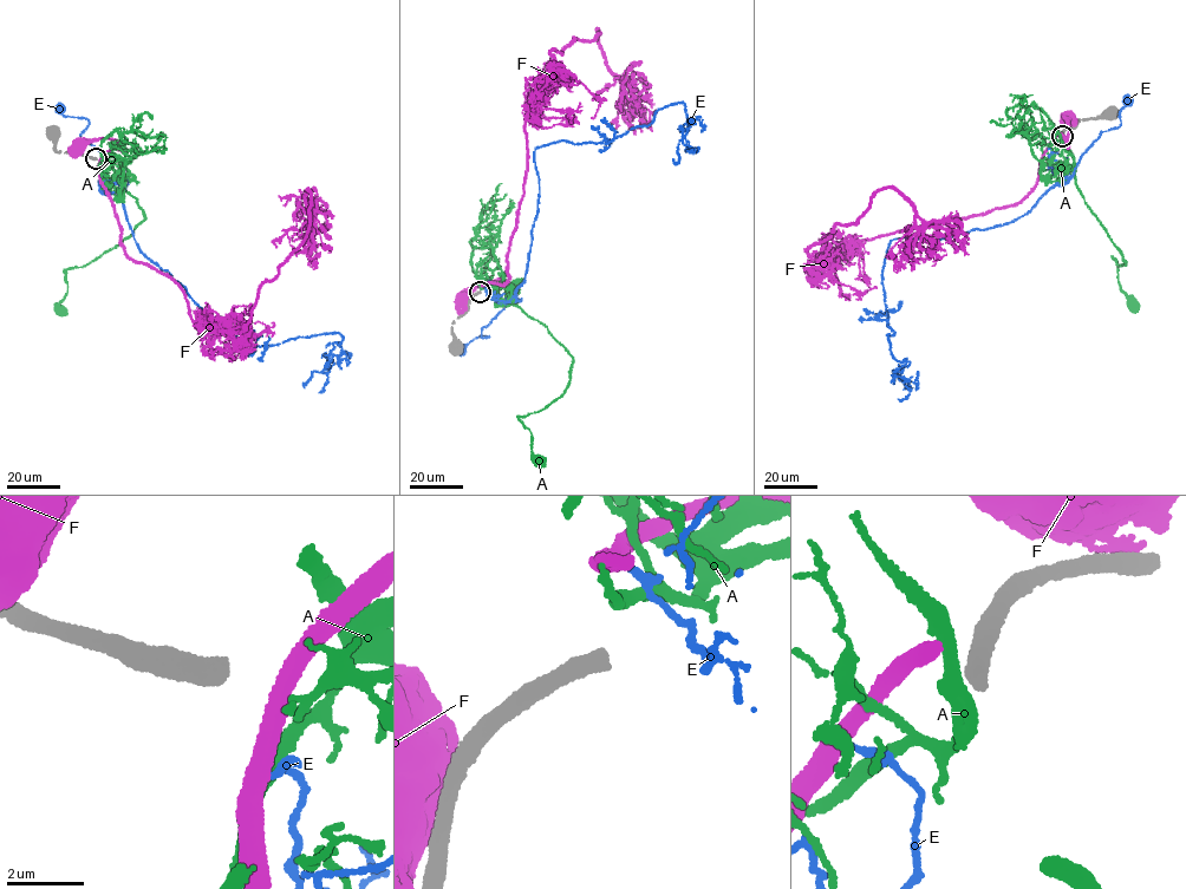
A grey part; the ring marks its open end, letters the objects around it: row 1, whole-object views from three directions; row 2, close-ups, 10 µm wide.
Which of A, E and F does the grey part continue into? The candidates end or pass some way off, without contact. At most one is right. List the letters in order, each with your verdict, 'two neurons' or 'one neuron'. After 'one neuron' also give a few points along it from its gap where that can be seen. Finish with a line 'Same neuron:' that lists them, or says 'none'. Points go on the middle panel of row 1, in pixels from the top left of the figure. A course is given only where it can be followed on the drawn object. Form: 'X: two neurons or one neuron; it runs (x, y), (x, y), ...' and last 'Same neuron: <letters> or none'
A: two neurons
E: two neurons
F: two neurons
Same neuron: none

